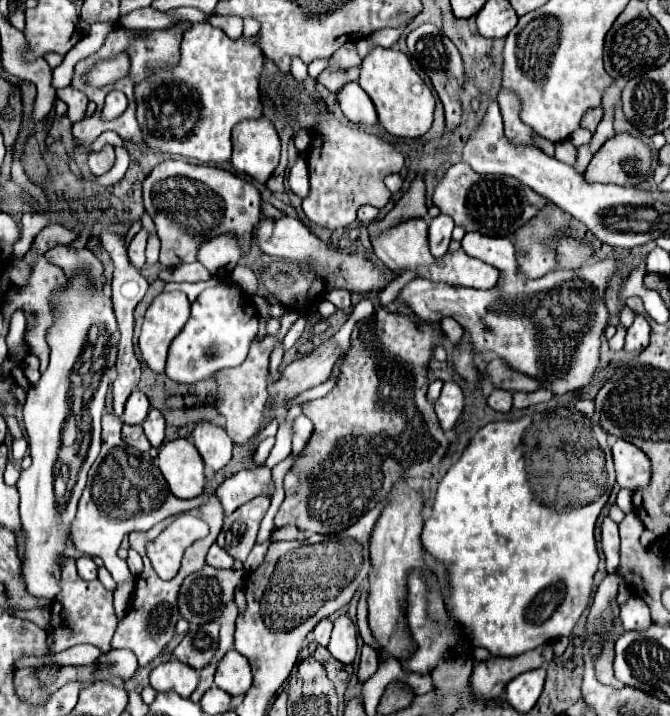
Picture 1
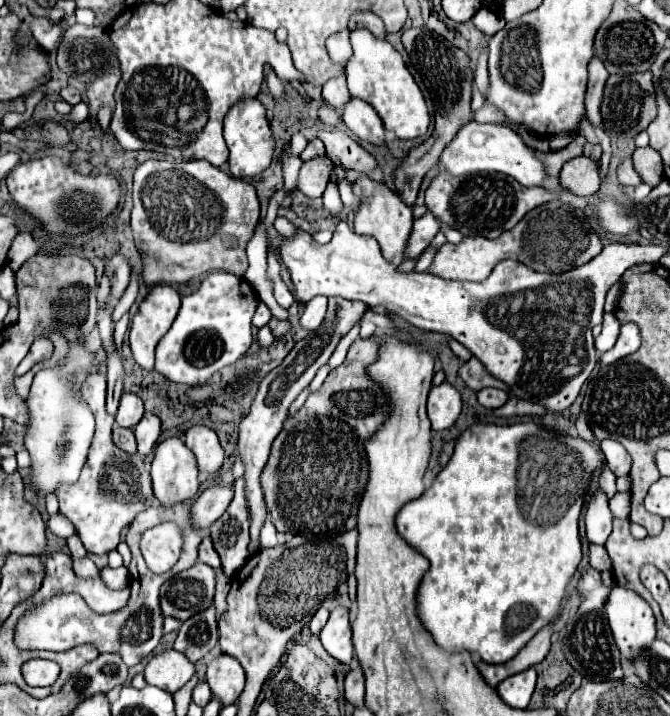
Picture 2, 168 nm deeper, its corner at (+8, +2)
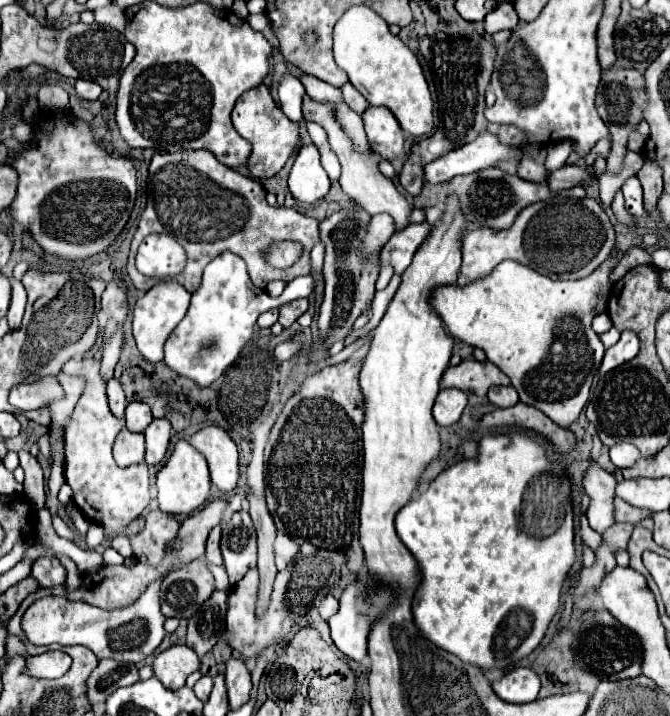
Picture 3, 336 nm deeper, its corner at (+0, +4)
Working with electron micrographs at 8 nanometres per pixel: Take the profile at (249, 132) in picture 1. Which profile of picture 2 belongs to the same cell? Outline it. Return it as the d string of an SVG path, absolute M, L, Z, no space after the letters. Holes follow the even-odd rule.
M243 98L227 112L223 122L223 136L231 152L229 166L235 178L255 178L255 176L261 176L269 168L273 160L275 138L267 122L265 108L257 98Z

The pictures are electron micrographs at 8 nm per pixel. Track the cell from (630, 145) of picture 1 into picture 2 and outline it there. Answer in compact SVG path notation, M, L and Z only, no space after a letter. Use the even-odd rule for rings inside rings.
M579 156L573 158L569 162L565 162L565 166L561 168L559 174L559 182L561 186L565 186L565 190L573 192L575 196L591 196L599 190L599 172L597 172L597 162L593 162L591 158Z

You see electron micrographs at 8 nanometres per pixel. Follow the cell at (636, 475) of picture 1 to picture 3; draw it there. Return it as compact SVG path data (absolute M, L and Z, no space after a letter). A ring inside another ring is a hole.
M615 444L609 454L611 454L611 462L617 468L631 468L639 460L645 460L645 456L633 444Z

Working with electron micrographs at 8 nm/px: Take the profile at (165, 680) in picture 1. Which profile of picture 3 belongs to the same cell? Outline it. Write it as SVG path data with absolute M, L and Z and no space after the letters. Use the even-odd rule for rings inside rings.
M171 646L153 660L155 676L165 684L169 690L179 690L185 686L189 674L201 668L201 660L189 646Z

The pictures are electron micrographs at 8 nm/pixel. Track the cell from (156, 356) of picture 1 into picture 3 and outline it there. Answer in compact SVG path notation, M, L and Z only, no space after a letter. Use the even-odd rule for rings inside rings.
M165 280L153 286L145 296L141 296L135 304L133 312L133 336L137 342L139 352L149 360L149 362L161 362L163 360L163 344L173 332L173 328L183 320L189 308L189 298L191 294L177 282L177 280Z

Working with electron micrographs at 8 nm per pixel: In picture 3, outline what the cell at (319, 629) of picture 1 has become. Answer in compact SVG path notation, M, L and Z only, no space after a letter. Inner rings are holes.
M331 594L325 596L325 598L319 602L319 614L321 614L323 620L329 620L337 610L339 610L339 602L337 602Z

